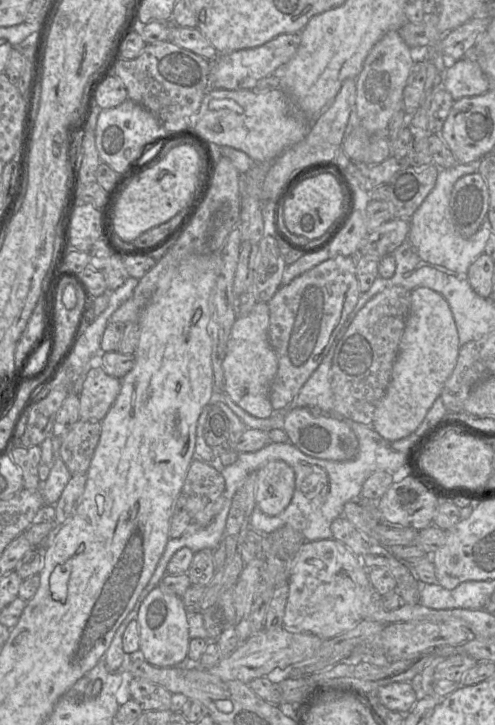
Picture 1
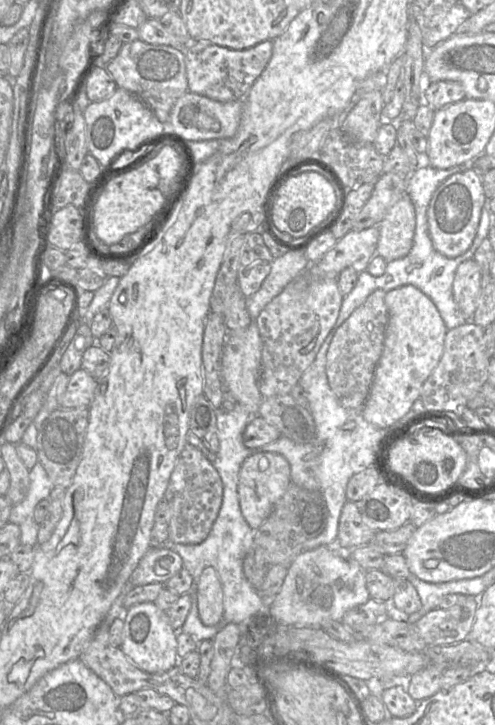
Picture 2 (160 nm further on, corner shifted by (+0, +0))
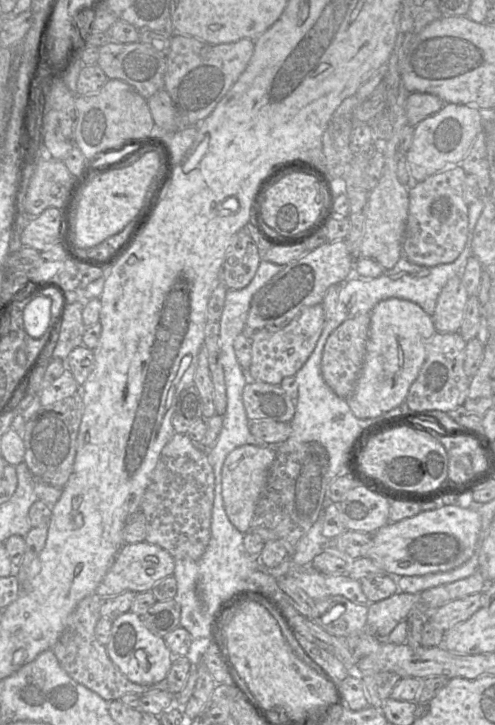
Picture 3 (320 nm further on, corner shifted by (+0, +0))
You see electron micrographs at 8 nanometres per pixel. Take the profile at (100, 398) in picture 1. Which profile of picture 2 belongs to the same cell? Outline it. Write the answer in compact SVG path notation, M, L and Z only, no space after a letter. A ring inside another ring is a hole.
M80 368L69 376L65 393L60 400L61 408L89 407L94 400L99 381Z

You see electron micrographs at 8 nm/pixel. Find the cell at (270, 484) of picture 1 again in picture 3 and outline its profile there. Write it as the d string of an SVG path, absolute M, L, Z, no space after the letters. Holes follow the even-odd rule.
M245 444L231 451L222 466L222 498L230 522L243 534L250 530L256 504L266 486L275 448Z

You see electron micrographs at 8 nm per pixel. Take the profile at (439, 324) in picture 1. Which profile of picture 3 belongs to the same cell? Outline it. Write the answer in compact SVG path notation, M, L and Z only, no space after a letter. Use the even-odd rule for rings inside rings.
M399 298L380 301L370 313L366 353L354 391L347 398L360 419L378 417L405 401L426 359L426 344L436 333L432 318L418 304Z

